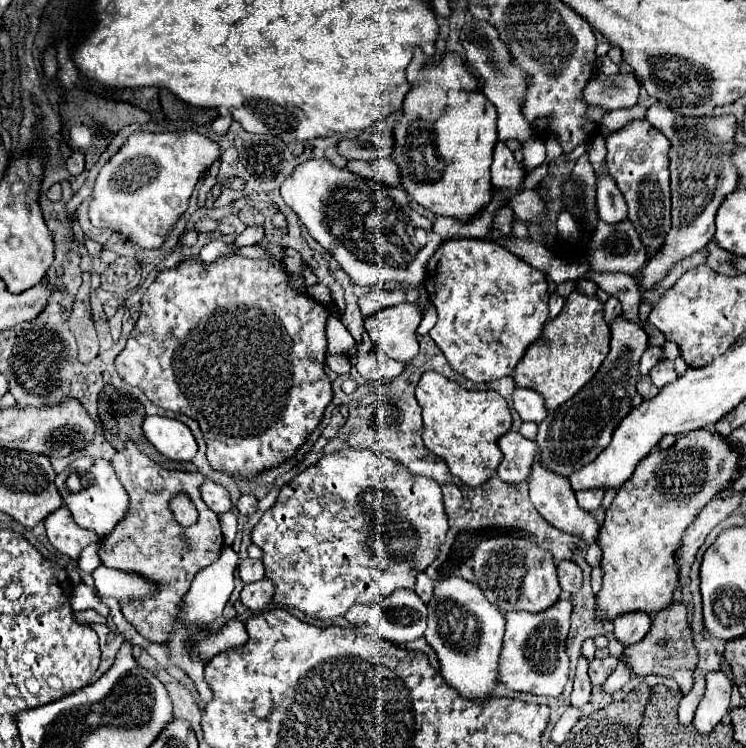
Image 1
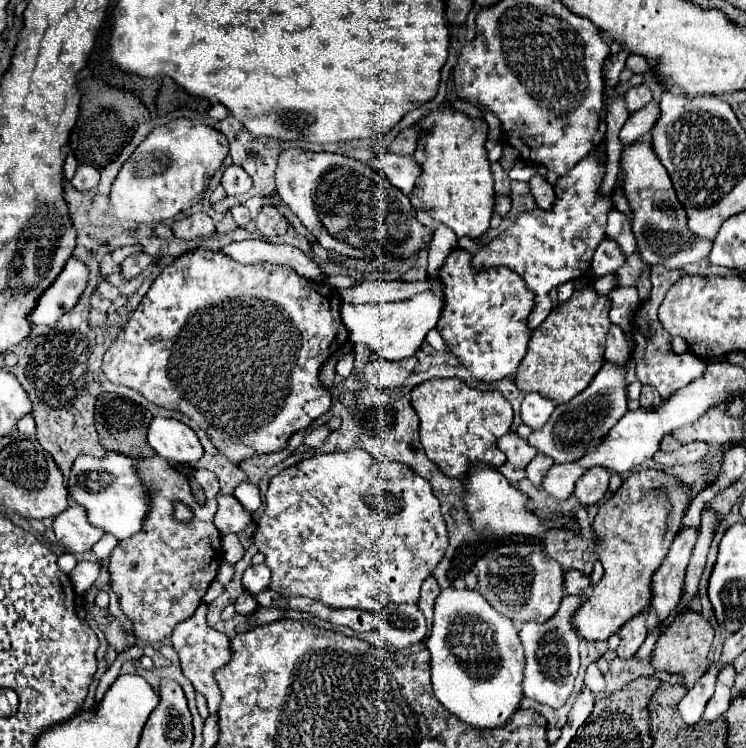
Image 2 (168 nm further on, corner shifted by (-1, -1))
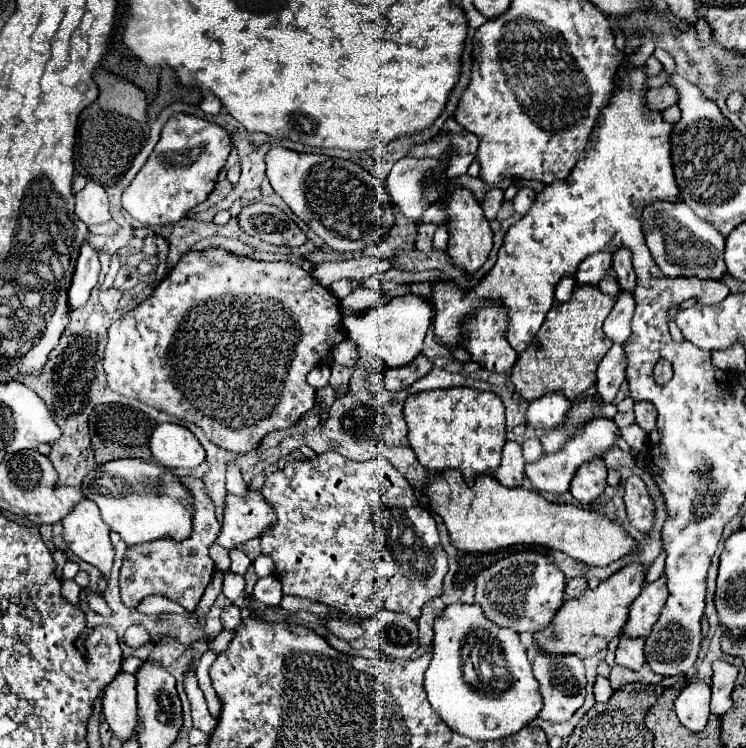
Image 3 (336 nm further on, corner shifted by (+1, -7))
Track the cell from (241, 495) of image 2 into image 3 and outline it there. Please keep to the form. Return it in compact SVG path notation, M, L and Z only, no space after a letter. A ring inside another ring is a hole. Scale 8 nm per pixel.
M228 464L226 466L226 488L228 492L232 494L238 494L238 496L244 496L246 494L246 484L240 476L240 466L238 464Z

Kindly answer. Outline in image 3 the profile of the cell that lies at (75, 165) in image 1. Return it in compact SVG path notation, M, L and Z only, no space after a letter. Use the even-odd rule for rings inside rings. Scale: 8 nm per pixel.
M88 182L82 192L76 192L76 214L90 226L112 220L106 190L96 182Z

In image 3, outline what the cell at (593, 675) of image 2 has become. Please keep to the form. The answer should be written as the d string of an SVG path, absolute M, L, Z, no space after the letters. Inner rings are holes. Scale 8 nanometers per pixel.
M597 676L596 684L594 684L594 694L596 694L596 702L608 702L613 695L609 680L603 676Z

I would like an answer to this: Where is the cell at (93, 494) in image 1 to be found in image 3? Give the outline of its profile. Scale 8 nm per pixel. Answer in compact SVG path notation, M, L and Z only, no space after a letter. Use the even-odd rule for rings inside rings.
M112 460L84 478L82 492L86 498L98 504L102 520L120 534L128 544L152 542L160 538L172 538L182 542L192 534L194 500L188 486L166 466L144 460Z

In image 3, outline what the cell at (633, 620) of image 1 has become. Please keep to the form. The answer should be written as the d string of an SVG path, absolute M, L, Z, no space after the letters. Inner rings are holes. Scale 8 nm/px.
M620 638L616 664L628 670L640 670L644 664L644 638Z

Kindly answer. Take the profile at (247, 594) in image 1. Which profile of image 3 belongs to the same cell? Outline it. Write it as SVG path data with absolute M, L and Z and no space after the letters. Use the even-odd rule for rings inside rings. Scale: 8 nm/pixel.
M234 604L226 606L222 610L222 614L220 614L220 620L222 620L222 628L224 630L234 630L240 624L240 610Z

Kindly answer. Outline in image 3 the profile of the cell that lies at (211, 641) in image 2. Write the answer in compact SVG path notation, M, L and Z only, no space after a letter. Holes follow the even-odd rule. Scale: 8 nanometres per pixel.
M194 678L186 680L186 694L188 694L188 700L190 700L190 708L192 708L194 728L198 728L202 732L214 732L214 728L216 728L218 722L216 722L216 718L210 716L206 700L204 700L204 694L198 688L198 684L196 684Z

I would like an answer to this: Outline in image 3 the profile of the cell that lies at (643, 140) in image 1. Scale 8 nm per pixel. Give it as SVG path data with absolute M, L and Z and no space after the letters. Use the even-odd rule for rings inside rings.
M656 202L644 208L642 212L644 220L644 236L646 244L660 266L660 270L666 276L684 276L684 278L702 278L702 280L722 280L726 272L724 264L724 244L726 238L706 220L698 218L684 202L680 204L664 204Z

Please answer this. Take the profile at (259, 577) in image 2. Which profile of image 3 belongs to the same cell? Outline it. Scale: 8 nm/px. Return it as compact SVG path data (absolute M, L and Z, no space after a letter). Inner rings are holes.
M266 576L260 578L254 586L254 598L266 606L278 606L282 600L284 592L282 592L282 584L280 580L276 580L276 576Z

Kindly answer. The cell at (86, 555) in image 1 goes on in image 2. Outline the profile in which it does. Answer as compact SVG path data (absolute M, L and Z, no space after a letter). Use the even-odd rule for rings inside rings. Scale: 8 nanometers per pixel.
M104 534L94 546L92 546L92 552L94 552L94 556L98 558L98 560L104 560L104 558L108 558L110 556L110 552L112 552L112 548L118 544L118 540L112 536L112 534Z

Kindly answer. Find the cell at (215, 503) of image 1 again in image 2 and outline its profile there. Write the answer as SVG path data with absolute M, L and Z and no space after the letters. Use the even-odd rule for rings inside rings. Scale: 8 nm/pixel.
M218 496L218 510L214 516L214 524L220 530L220 524L230 524L238 528L238 532L252 522L252 516L242 508L242 504L234 496Z

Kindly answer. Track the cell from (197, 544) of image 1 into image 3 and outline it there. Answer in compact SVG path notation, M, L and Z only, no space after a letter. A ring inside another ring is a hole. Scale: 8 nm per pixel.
M182 478L182 482L188 484L188 488L194 494L194 506L196 506L194 532L188 540L180 544L176 544L174 540L156 540L148 544L136 544L126 550L122 570L120 570L120 596L124 606L128 608L136 608L140 600L144 600L146 596L160 594L166 596L168 600L178 602L188 612L192 612L196 610L210 582L210 576L214 574L214 562L208 558L208 548L210 544L216 542L220 534L220 524L214 516L214 504L208 498L202 480Z

